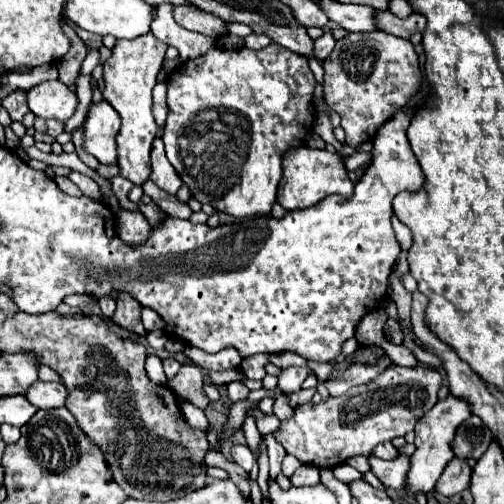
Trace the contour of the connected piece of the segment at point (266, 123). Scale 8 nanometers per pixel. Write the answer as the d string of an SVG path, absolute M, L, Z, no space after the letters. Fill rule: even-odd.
M270 43L268 47L260 49L260 51L252 51L248 47L242 49L220 49L220 47L212 47L206 55L190 59L186 63L182 63L178 69L172 71L172 75L168 75L168 119L164 125L164 135L162 141L166 145L166 157L168 161L174 165L174 169L178 171L182 183L190 189L192 197L196 201L200 201L202 205L208 203L212 205L216 211L232 215L236 219L244 219L244 217L260 217L260 215L270 215L272 205L276 203L276 189L278 189L278 181L282 177L282 153L286 153L290 147L302 147L306 135L312 129L312 121L314 121L314 75L308 67L308 59L300 57L298 53L292 53L288 49L284 49L278 43Z

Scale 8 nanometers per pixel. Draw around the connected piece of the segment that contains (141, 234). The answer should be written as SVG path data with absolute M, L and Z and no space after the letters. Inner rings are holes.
M120 211L116 217L116 231L120 239L128 245L140 245L144 239L148 239L152 227L148 225L146 217L142 213L132 213L132 211Z

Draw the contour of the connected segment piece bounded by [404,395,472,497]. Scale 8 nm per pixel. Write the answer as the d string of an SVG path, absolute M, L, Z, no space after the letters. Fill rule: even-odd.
M446 397L444 401L438 401L430 411L424 413L424 417L416 423L416 451L410 455L410 469L408 469L408 475L406 475L406 485L404 485L404 493L408 497L414 497L418 493L424 493L424 491L432 491L434 485L436 485L436 479L442 475L444 467L448 465L448 461L454 457L452 449L450 449L450 443L454 439L454 433L456 433L456 427L468 419L472 413L470 413L470 407L468 403L456 399L456 397Z

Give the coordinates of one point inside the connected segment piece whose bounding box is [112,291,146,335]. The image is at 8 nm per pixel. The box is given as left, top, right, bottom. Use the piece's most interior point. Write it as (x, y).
(127, 314)

